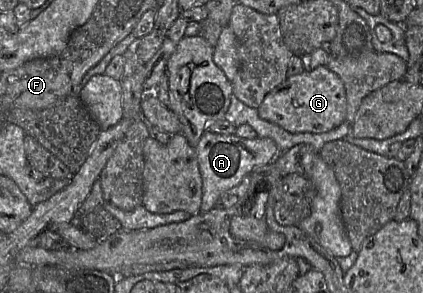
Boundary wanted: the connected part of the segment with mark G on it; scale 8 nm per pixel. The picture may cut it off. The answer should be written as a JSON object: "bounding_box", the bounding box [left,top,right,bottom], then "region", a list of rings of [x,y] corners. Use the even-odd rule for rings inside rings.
{"bounding_box":[257,66,347,133],"region":[[[326,66],[287,77],[271,90],[257,108],[261,119],[290,133],[325,133],[346,121],[347,99],[342,80]]]}

